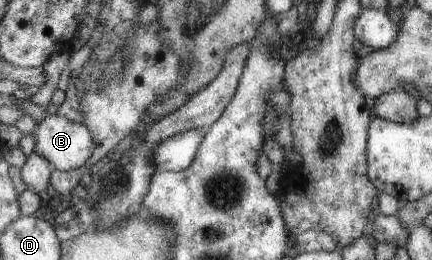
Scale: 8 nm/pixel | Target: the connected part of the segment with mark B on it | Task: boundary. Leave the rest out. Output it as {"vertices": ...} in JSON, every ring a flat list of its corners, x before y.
{"vertices":[[56,114,46,116,39,122,36,129,36,152,42,154,58,170,75,170,83,165,93,155,94,138,88,126,73,123,66,117]]}

